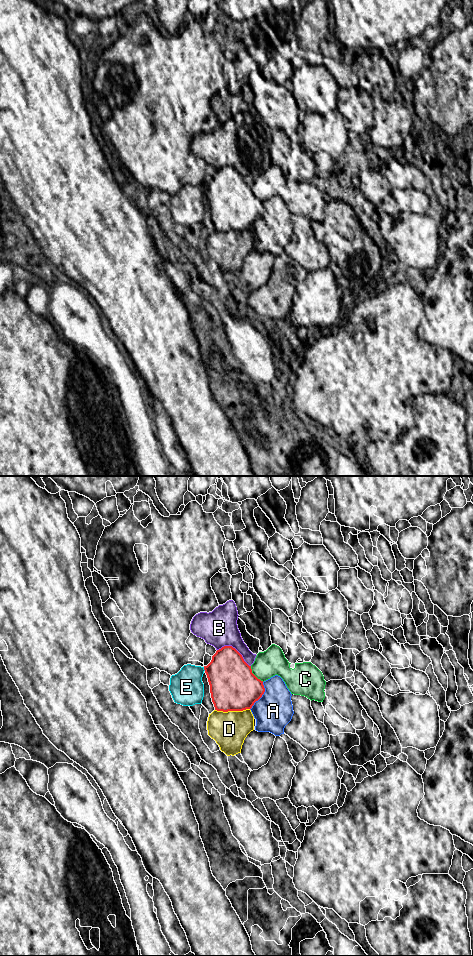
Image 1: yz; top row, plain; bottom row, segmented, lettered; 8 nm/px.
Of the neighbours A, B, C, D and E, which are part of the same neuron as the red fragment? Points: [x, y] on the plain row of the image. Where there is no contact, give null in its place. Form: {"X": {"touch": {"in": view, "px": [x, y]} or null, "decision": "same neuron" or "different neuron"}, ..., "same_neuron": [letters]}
{"A": {"touch": {"in": "yz", "px": [261, 216]}, "decision": "different neuron"}, "B": {"touch": {"in": "yz", "px": [235, 169]}, "decision": "different neuron"}, "C": {"touch": {"in": "yz", "px": [254, 195]}, "decision": "different neuron"}, "D": {"touch": {"in": "yz", "px": [232, 230]}, "decision": "different neuron"}, "E": {"touch": {"in": "yz", "px": [204, 189]}, "decision": "different neuron"}, "same_neuron": []}

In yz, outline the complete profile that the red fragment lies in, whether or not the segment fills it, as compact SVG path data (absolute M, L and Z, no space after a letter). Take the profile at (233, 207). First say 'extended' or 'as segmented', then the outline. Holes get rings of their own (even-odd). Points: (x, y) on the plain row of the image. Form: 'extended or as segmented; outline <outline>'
as segmented; outline M232 166L217 170L204 190L217 231L251 229L265 212L263 201L252 193L251 186Z

